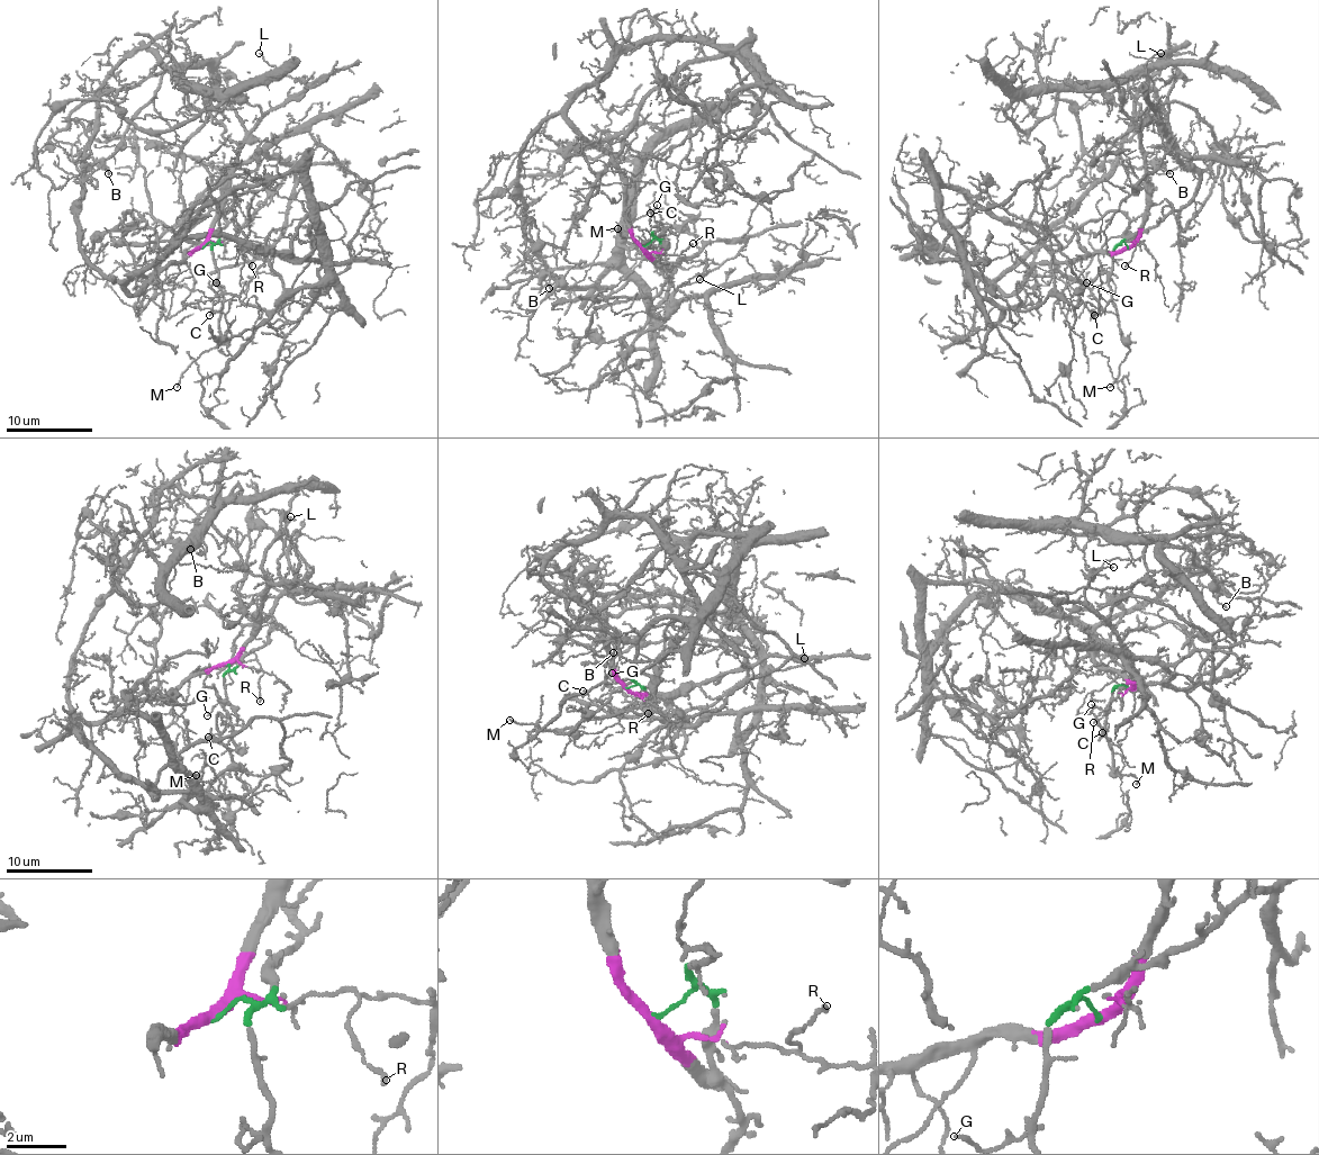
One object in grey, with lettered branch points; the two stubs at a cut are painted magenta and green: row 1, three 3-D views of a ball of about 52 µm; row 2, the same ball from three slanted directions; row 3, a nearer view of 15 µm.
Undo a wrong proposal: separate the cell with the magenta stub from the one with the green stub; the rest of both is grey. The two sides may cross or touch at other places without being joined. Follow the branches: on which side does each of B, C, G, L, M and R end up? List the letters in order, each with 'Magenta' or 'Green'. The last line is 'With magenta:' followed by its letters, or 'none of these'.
B: Magenta
C: Green
G: Green
L: Magenta
M: Green
R: Magenta
With magenta: B, L, R

